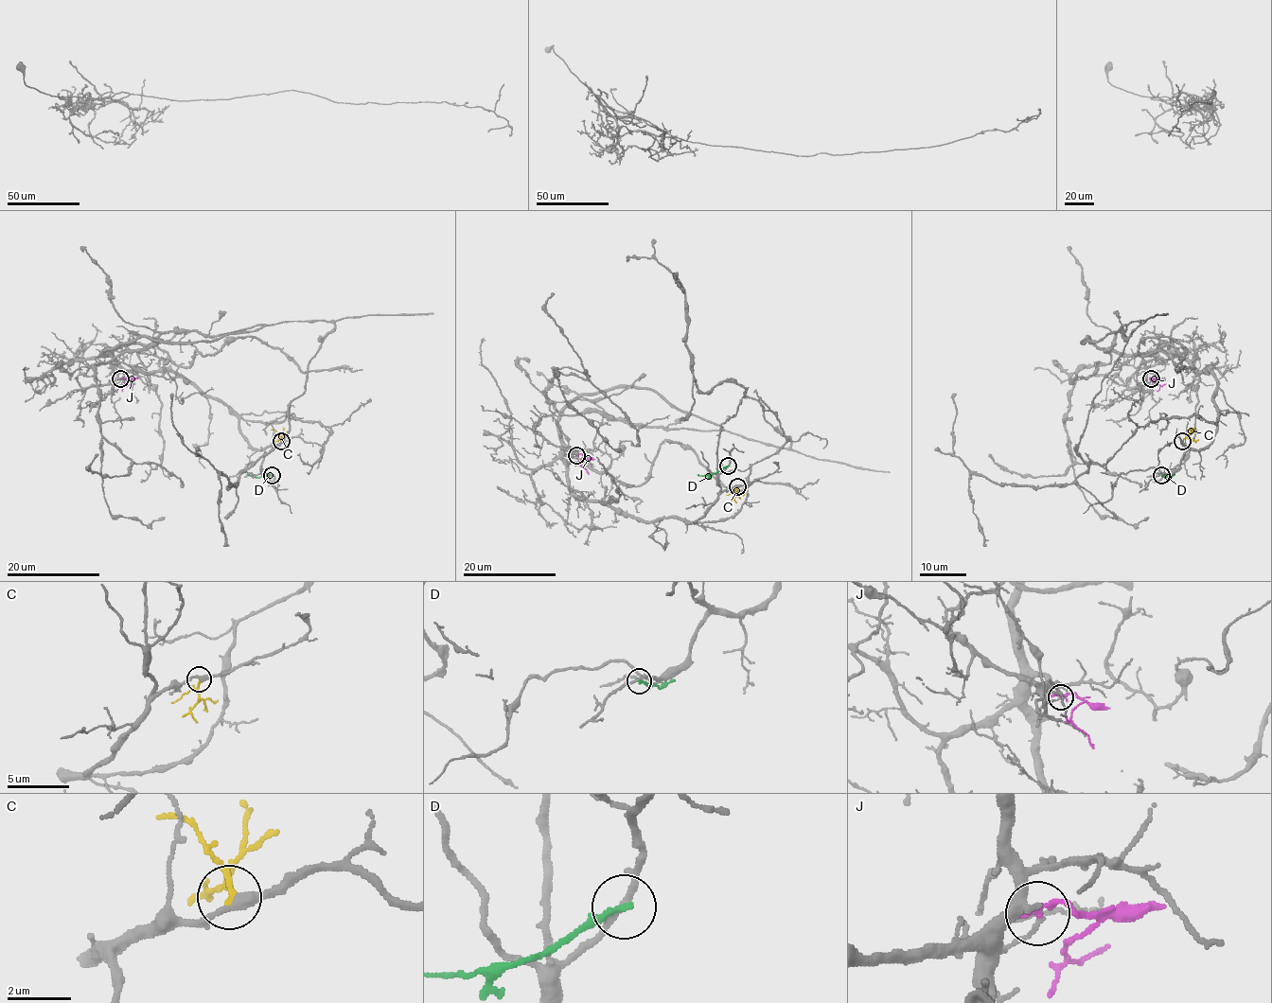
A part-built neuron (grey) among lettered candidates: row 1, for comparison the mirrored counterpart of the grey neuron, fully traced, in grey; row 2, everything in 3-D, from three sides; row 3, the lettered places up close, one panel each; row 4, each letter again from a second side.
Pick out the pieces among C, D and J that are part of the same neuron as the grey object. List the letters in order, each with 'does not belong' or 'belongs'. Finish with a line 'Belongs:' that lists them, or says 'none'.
C: does not belong
D: does not belong
J: does not belong
Belongs: none

